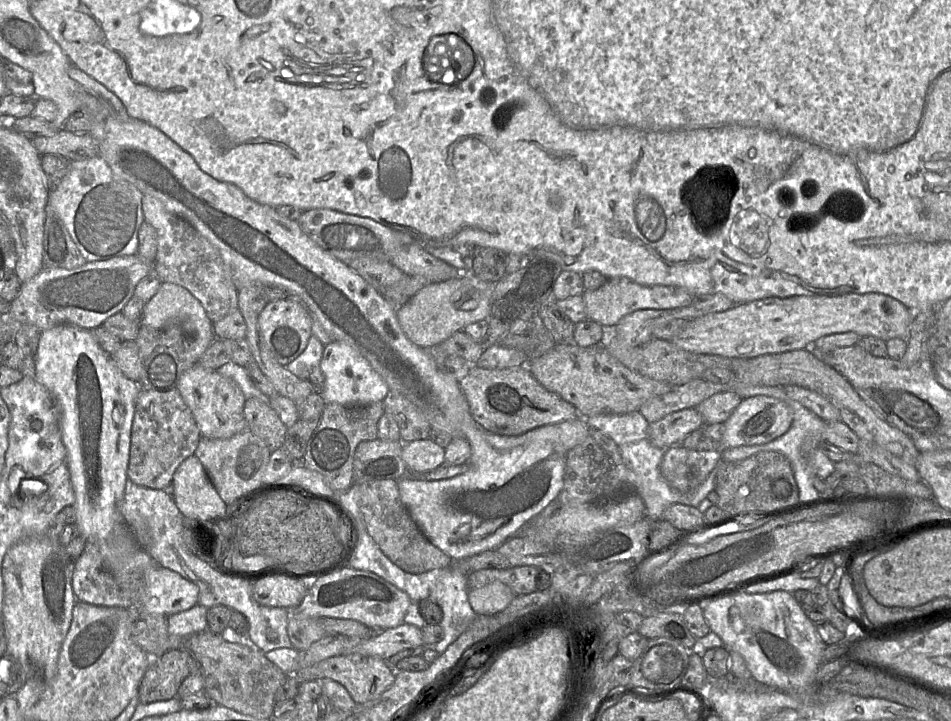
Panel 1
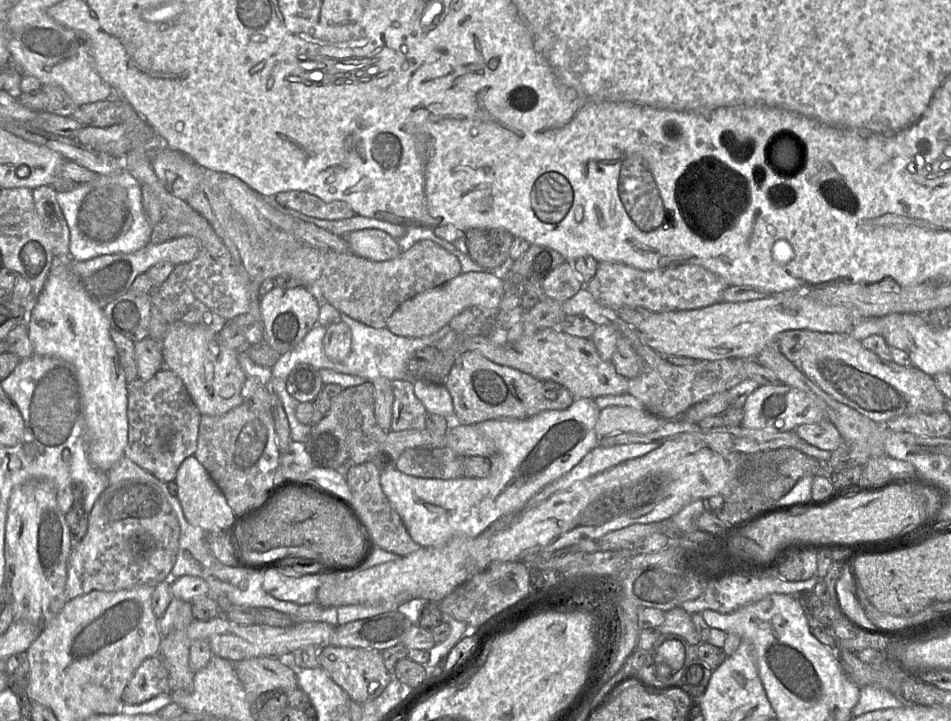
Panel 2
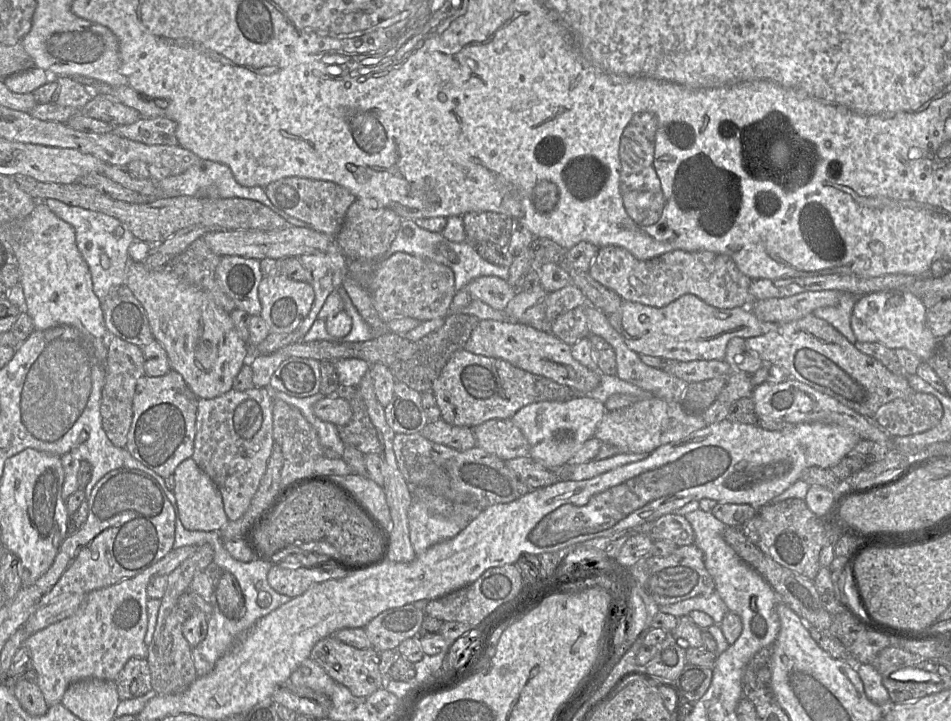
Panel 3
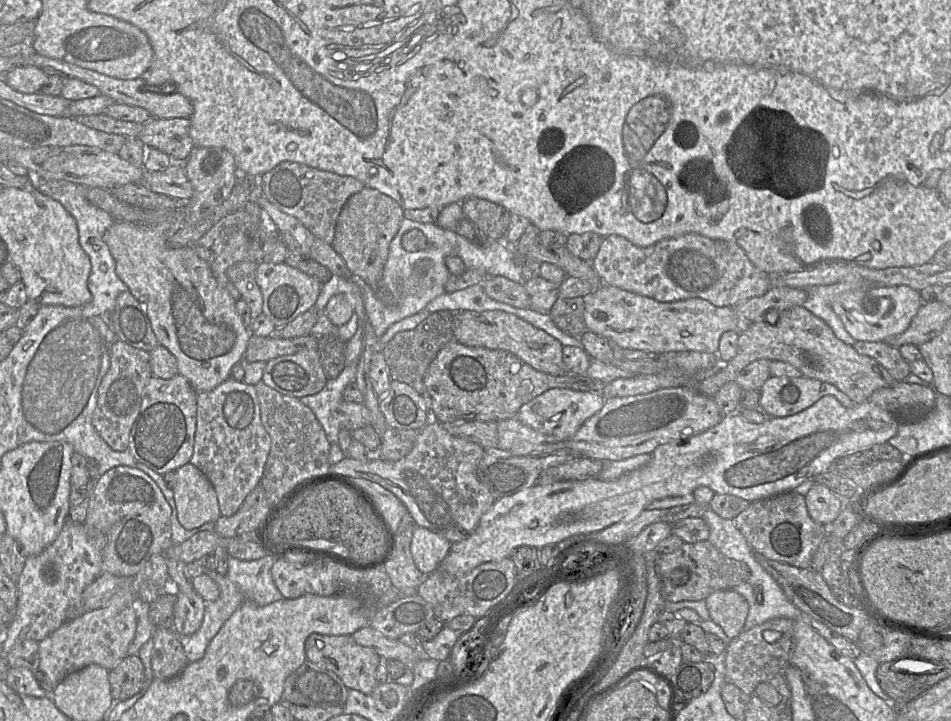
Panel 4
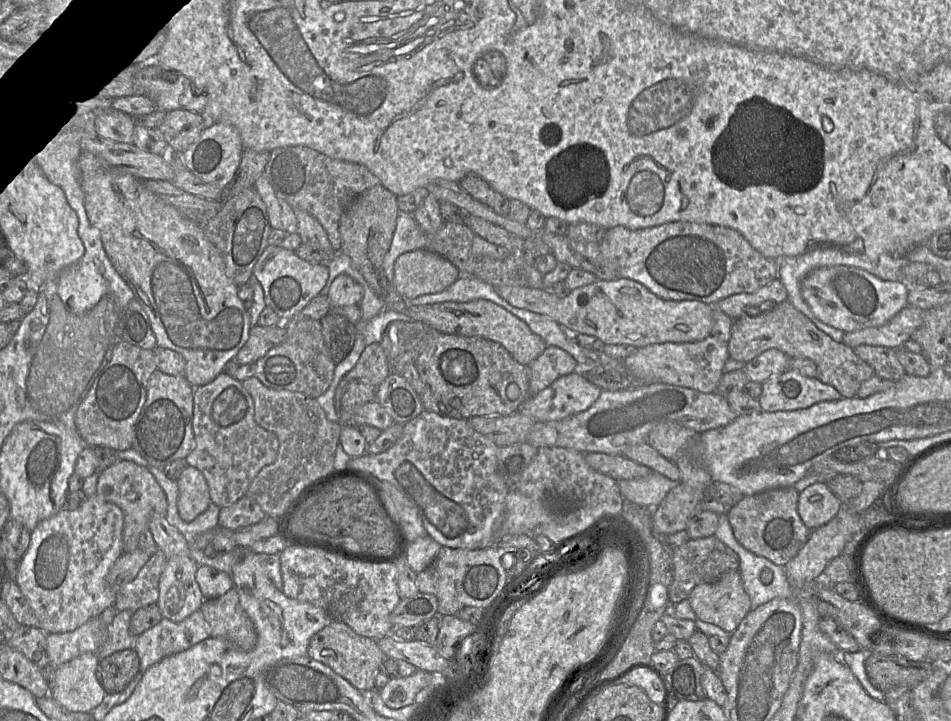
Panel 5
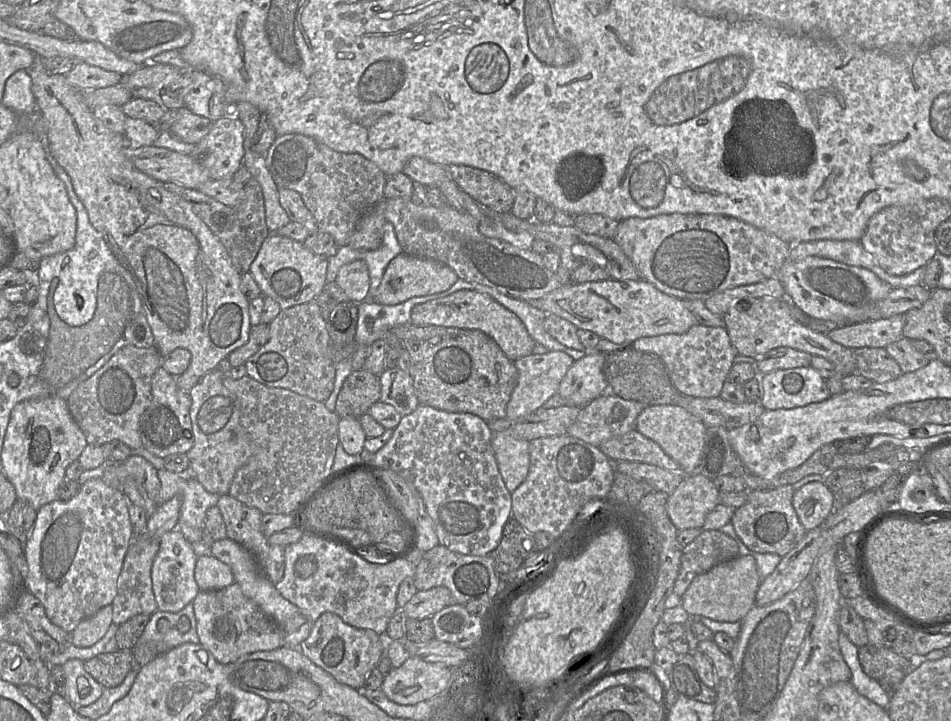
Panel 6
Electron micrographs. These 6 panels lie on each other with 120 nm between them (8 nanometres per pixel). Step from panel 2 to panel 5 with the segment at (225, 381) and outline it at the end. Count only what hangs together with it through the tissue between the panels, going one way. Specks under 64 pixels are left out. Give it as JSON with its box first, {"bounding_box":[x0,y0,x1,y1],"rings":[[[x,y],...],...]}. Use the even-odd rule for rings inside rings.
{"bounding_box":[77,151,252,388],"rings":[[[88,151],[81,152],[77,164],[80,171],[81,187],[84,192],[84,206],[89,222],[93,227],[99,230],[106,255],[115,270],[130,286],[135,299],[141,304],[145,313],[148,315],[152,330],[156,337],[156,349],[171,349],[183,356],[186,363],[183,375],[194,388],[212,382],[223,372],[225,364],[234,359],[239,350],[245,345],[252,327],[250,324],[249,312],[246,310],[238,296],[239,287],[227,276],[221,254],[207,239],[204,228],[201,225],[191,221],[181,214],[175,207],[165,203],[150,192],[145,187],[144,181],[137,179],[131,174],[122,173],[111,168],[103,158],[97,157]]]}

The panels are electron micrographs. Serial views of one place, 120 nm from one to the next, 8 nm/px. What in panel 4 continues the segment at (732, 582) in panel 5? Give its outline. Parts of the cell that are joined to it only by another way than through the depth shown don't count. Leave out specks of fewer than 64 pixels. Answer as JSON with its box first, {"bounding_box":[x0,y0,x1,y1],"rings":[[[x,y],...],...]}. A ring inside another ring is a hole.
{"bounding_box":[705,589,749,639],"rings":[[[734,589],[718,590],[705,599],[710,619],[719,625],[729,639],[743,630],[749,612],[747,600]]]}

